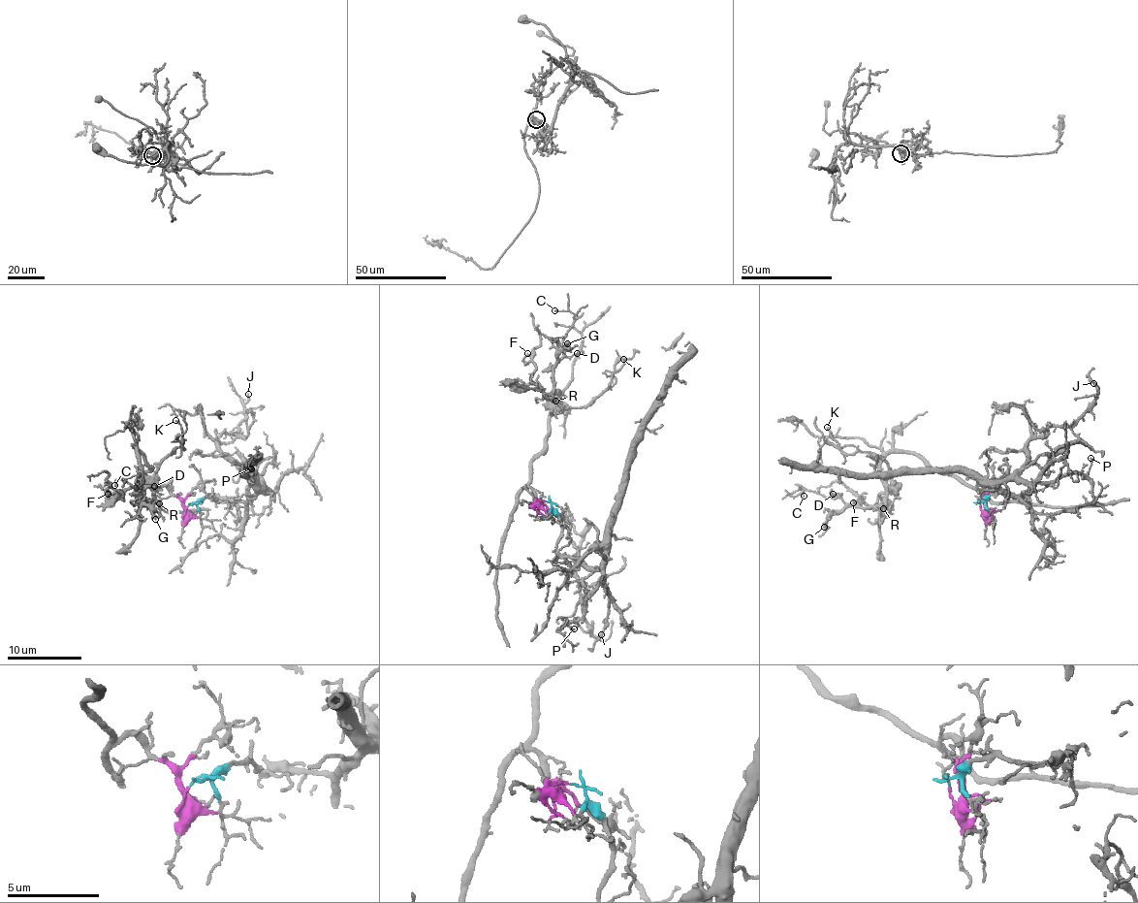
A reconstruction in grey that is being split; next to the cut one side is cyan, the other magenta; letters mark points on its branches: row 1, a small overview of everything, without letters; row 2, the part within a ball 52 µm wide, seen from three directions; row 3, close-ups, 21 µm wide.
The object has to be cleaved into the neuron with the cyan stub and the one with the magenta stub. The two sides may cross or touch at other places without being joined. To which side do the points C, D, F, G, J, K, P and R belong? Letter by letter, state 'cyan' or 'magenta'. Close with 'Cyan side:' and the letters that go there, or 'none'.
C: magenta
D: magenta
F: magenta
G: magenta
J: cyan
K: magenta
P: cyan
R: magenta
Cyan side: J, P

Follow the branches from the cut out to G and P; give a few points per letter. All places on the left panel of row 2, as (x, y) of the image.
G: (188, 507), (155, 486), (132, 447), (140, 491), (155, 520)
P: (188, 505), (208, 497), (248, 501), (258, 489), (270, 489), (264, 490), (263, 483), (253, 484), (251, 467)

